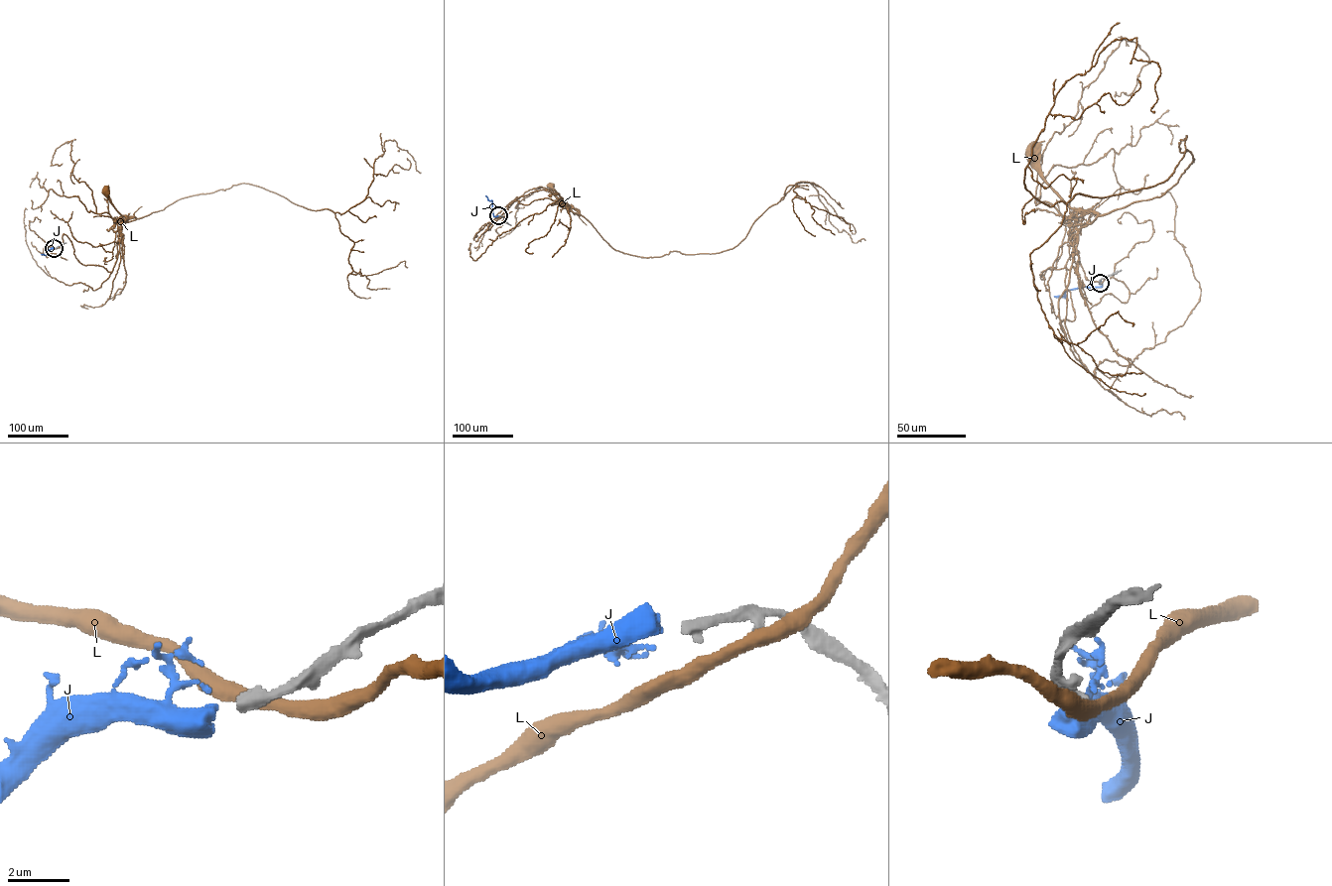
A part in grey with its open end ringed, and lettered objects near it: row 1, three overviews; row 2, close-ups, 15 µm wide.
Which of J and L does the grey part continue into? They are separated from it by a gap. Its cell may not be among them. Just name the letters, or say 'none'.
none

